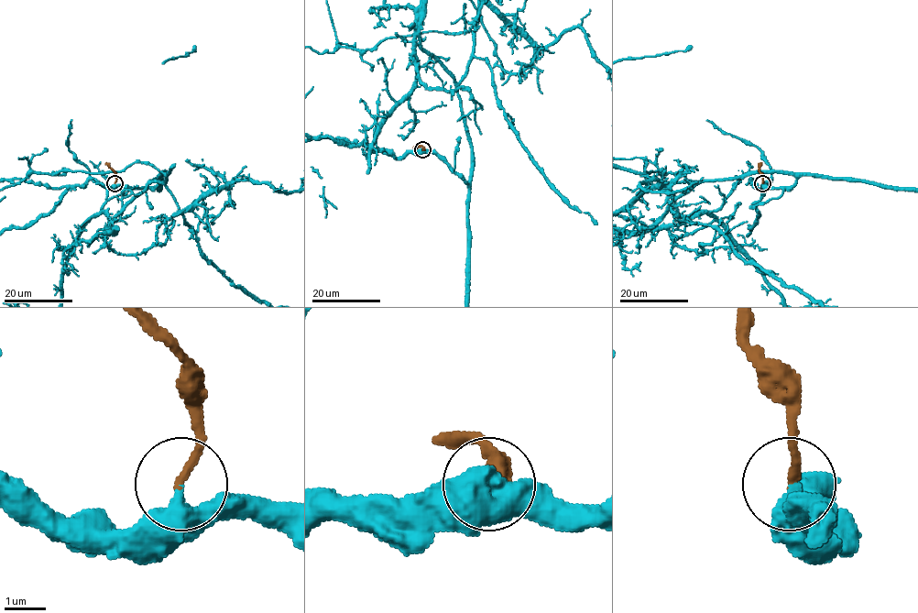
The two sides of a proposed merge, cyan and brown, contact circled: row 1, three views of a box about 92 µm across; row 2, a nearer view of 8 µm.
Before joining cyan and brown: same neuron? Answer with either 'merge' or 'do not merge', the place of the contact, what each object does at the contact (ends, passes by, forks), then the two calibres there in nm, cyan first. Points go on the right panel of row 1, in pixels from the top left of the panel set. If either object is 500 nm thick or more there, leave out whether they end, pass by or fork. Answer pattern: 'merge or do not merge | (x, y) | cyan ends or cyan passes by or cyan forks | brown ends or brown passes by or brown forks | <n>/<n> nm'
merge | (762, 183) | 500/200 nm

